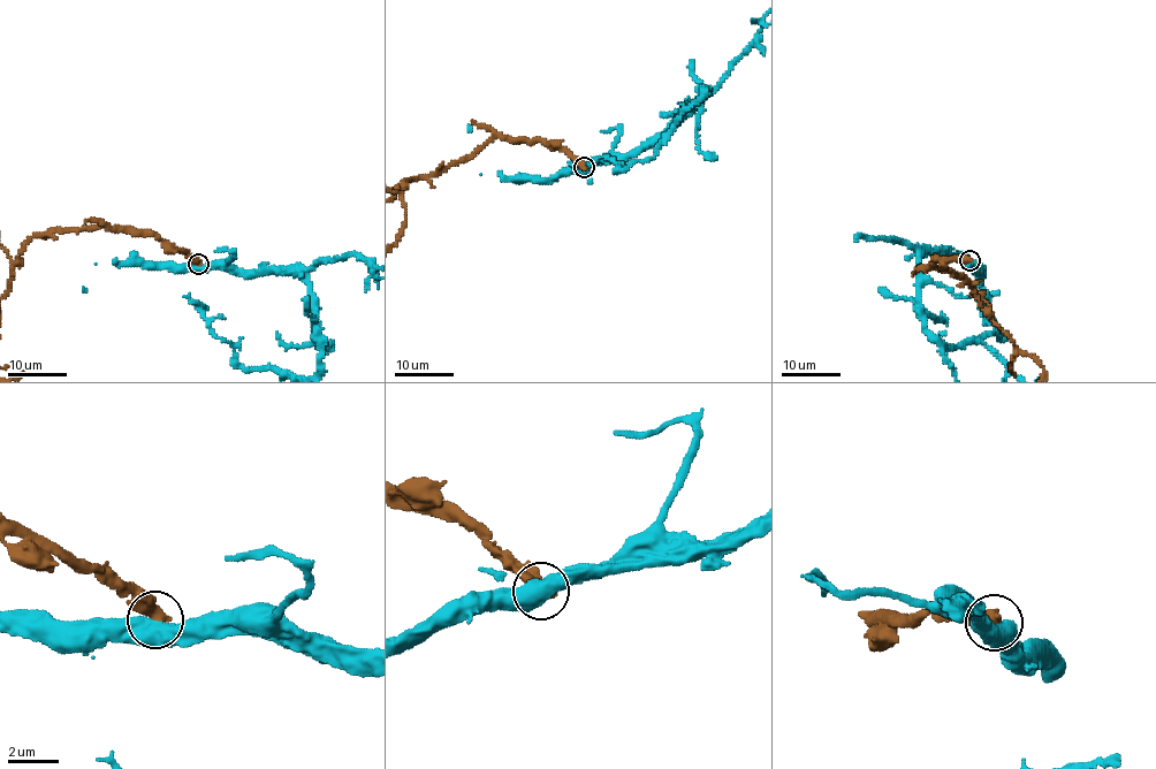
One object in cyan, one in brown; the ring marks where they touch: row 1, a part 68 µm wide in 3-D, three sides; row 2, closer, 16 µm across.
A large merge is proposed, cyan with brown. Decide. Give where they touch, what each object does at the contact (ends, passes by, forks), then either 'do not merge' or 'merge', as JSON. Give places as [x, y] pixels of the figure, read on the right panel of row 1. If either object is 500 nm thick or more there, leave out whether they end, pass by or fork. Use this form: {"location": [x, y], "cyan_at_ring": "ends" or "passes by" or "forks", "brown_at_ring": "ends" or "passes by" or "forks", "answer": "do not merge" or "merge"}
{"location": [970, 260], "answer": "do not merge"}

